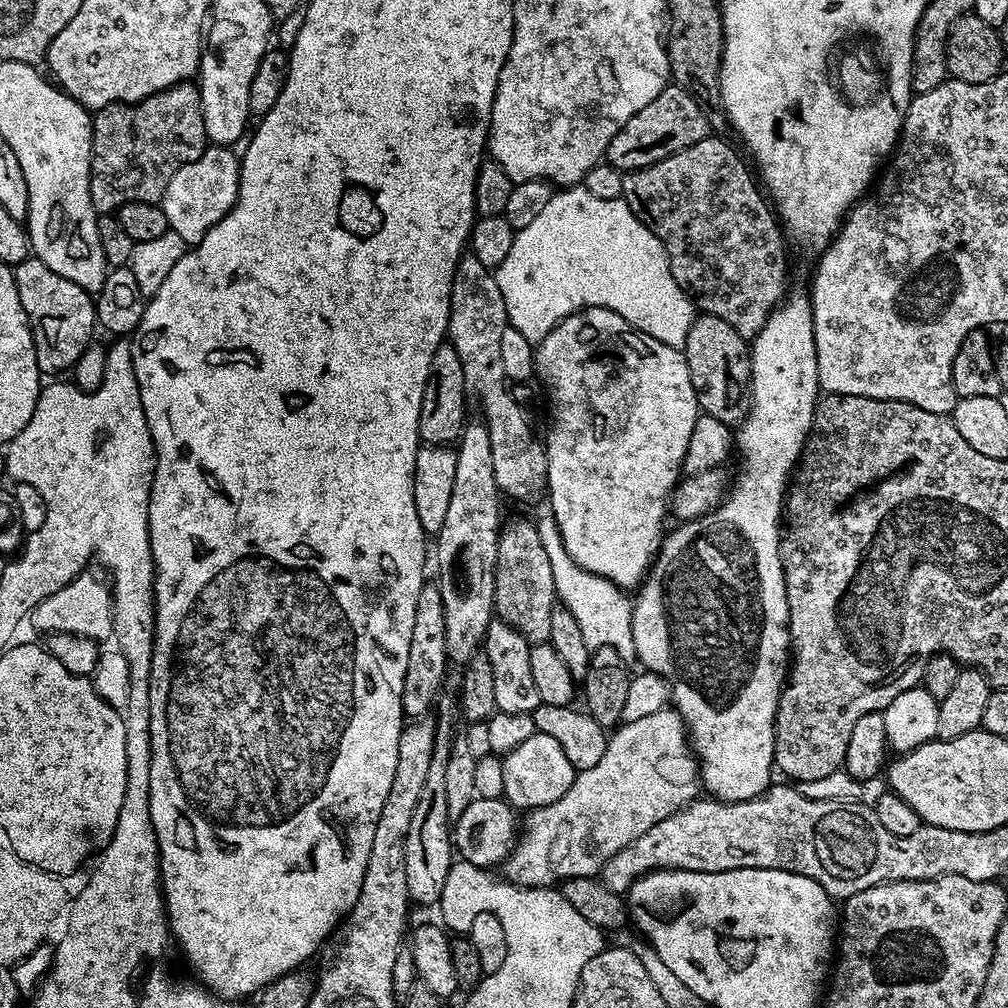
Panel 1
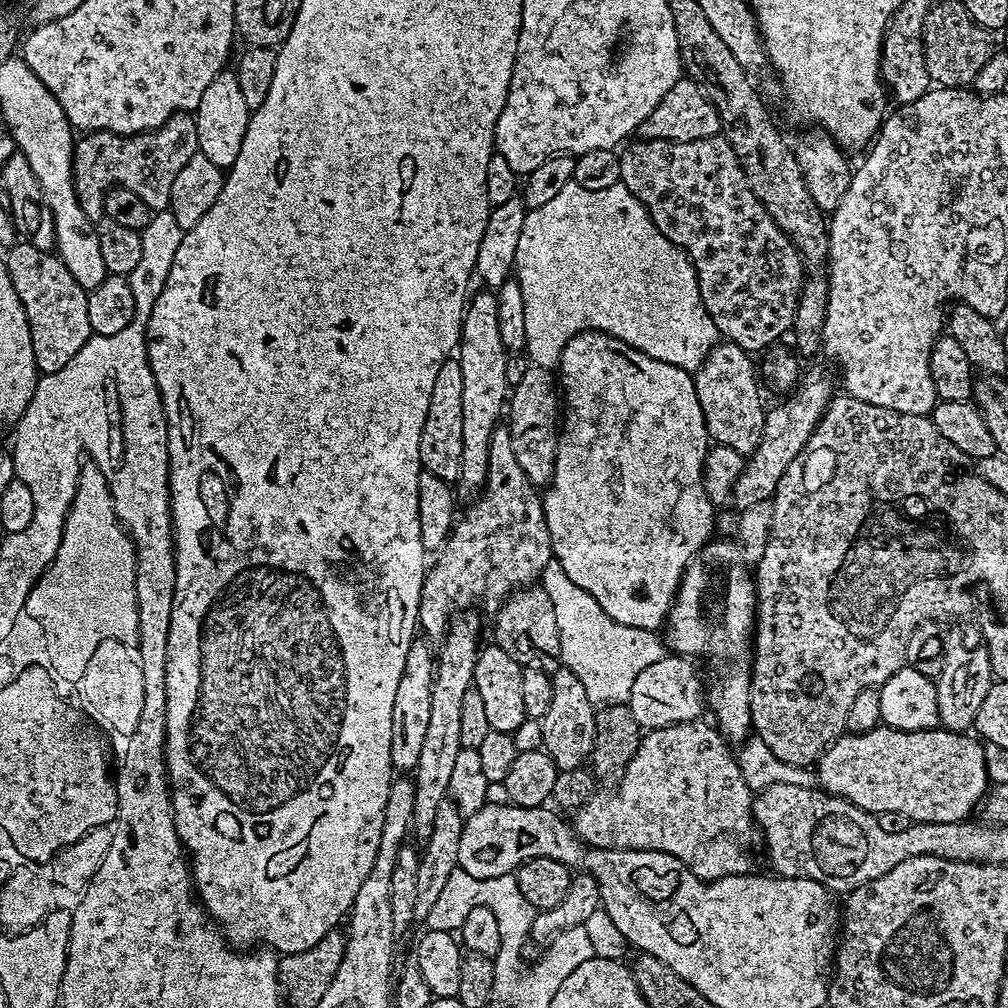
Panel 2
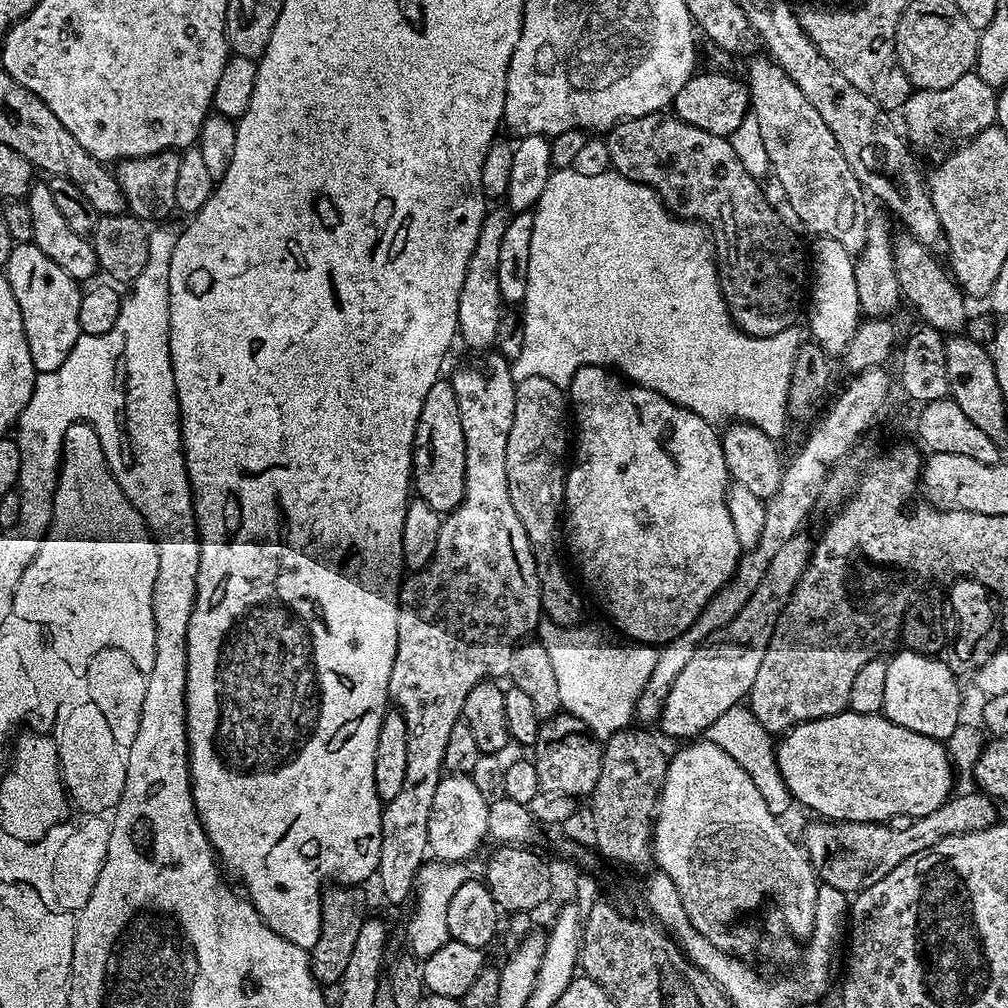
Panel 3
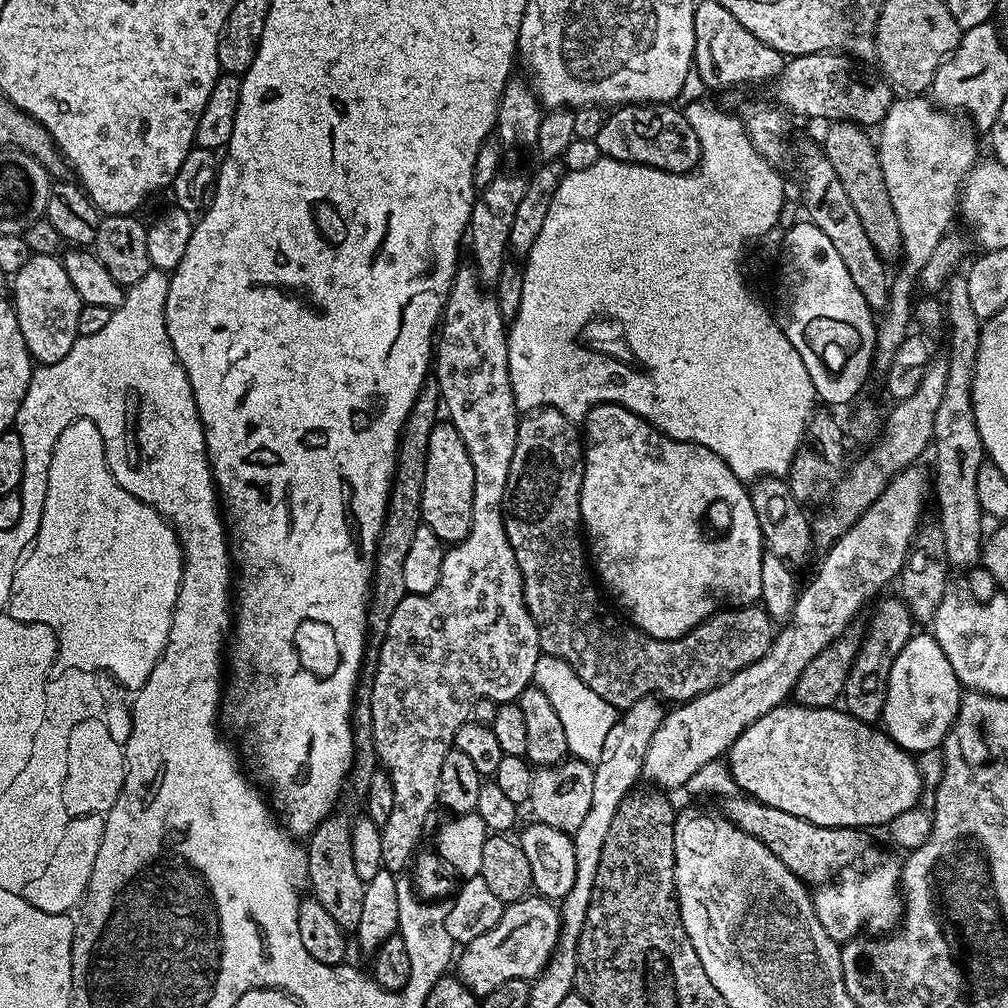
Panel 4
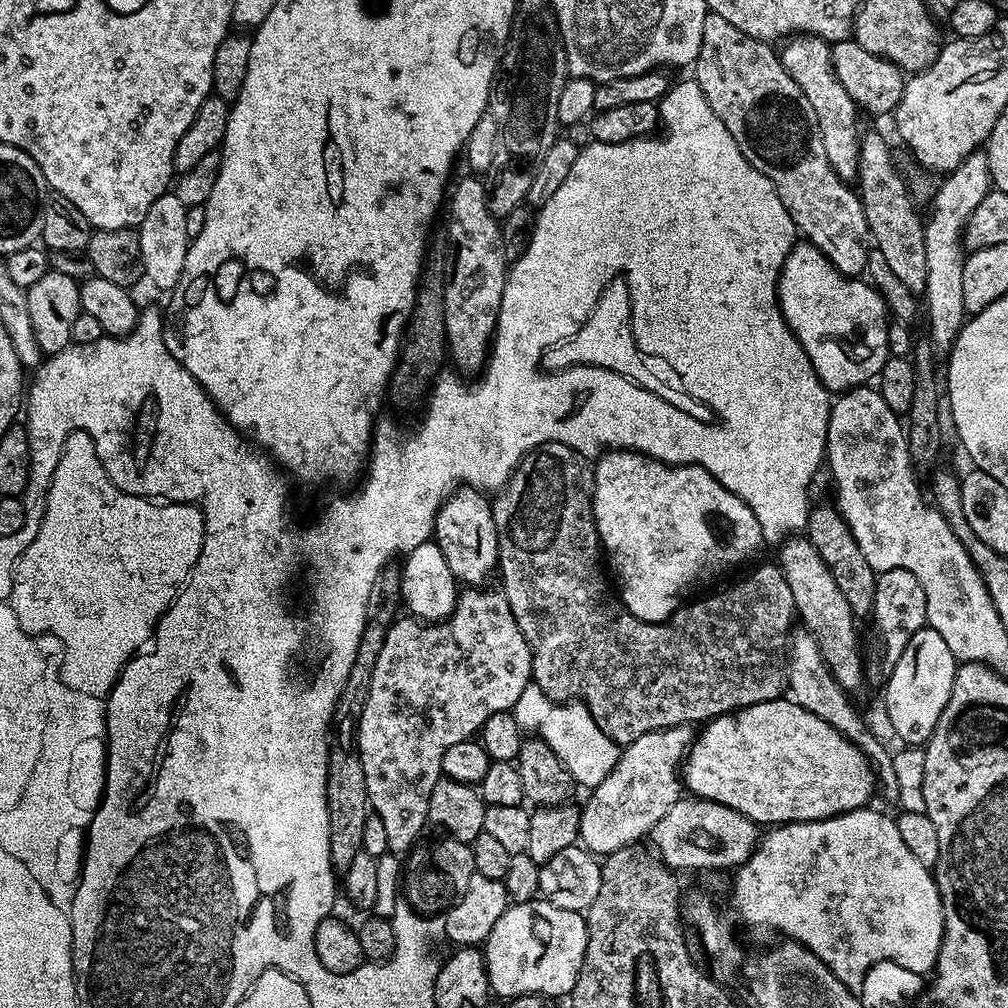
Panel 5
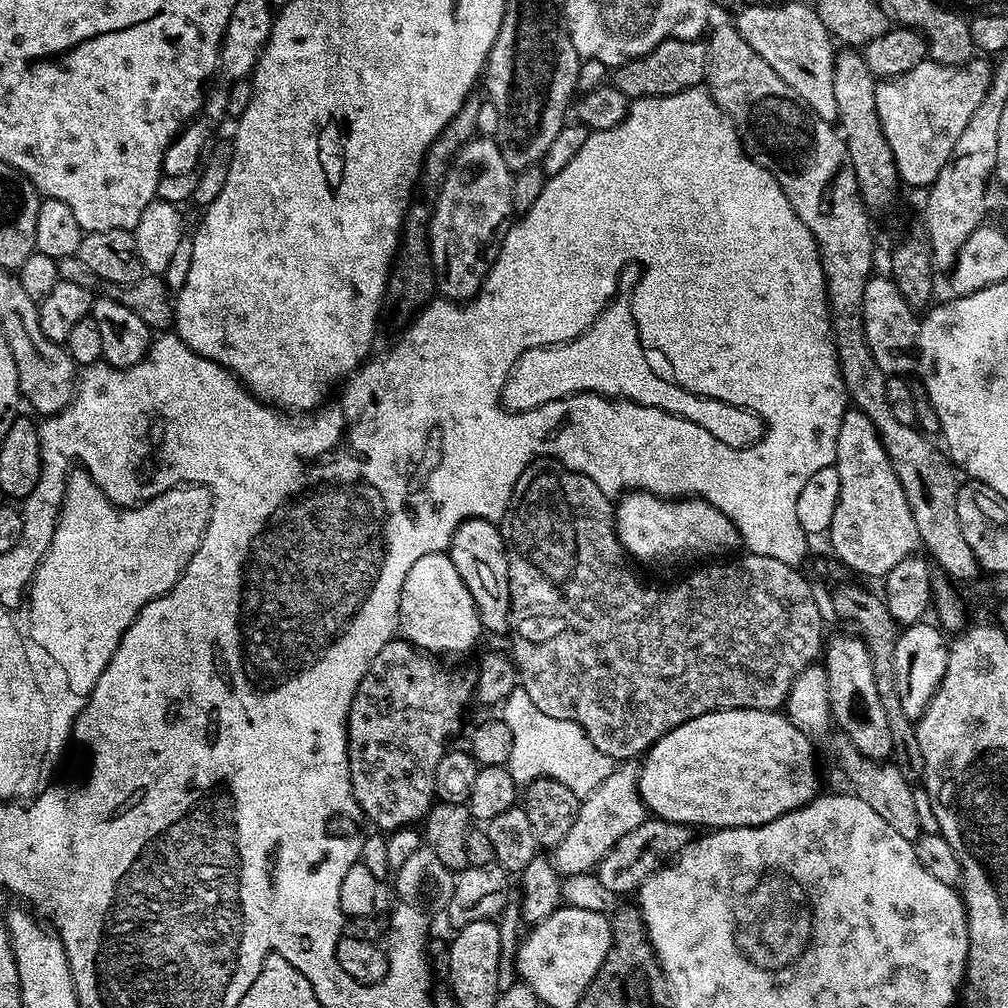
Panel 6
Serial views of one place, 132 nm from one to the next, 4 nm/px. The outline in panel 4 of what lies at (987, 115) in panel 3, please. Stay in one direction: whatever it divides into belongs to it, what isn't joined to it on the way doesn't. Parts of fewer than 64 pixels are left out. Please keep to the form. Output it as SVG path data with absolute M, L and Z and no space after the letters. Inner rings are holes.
M912 94L897 97L892 102L886 118L878 126L878 132L880 132L880 140L878 136L877 143L879 164L882 166L891 206L897 215L899 232L903 236L902 265L920 272L934 254L938 242L953 227L952 220L955 221L958 212L957 206L964 177L972 171L978 160L975 131L965 117L943 112L927 97Z

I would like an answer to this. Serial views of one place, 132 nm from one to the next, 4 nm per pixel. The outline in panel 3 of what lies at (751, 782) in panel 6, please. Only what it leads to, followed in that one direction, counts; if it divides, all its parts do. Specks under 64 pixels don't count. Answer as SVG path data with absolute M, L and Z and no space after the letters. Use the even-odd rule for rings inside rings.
M845 710L837 716L799 724L783 733L779 740L775 745L777 766L791 799L805 804L828 822L887 822L895 815L925 816L941 808L954 792L954 765L945 745L934 738L914 734L914 730L890 722L883 714L867 716Z

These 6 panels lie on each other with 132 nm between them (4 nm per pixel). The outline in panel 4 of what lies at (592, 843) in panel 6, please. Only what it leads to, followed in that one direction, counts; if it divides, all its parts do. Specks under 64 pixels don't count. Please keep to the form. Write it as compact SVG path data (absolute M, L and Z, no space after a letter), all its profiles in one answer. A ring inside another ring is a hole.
M920 466L904 468L893 476L892 481L882 490L882 494L861 514L841 536L835 540L832 547L823 553L824 561L816 572L816 577L808 585L799 589L796 606L788 617L784 628L775 633L770 650L758 658L750 666L738 670L729 680L723 680L701 696L686 700L675 705L676 708L665 715L658 730L650 740L649 749L644 760L643 779L648 779L649 785L660 790L668 788L679 789L687 779L702 766L717 761L731 748L751 724L758 722L762 714L770 714L779 704L785 703L795 689L796 682L802 670L814 660L822 650L829 647L834 640L845 635L848 623L857 614L860 607L871 598L875 592L895 581L900 575L908 547L924 516L924 503L930 500L930 476L920 469Z

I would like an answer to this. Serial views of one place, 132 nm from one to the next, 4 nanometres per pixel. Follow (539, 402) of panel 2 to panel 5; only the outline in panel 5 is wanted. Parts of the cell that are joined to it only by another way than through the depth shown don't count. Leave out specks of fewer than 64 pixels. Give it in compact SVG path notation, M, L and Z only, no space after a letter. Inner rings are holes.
M558 442L540 444L522 457L519 466L512 472L512 477L503 488L499 489L498 495L492 500L492 517L494 526L498 530L500 543L498 577L500 576L501 582L504 583L502 591L506 602L510 602L510 614L514 614L514 622L518 622L518 630L522 630L526 642L532 647L532 679L536 687L554 701L579 702L586 705L594 722L598 722L602 734L606 734L614 743L621 746L632 744L638 738L642 738L642 734L650 734L654 730L673 728L679 724L696 726L701 722L714 720L718 716L727 716L729 712L734 712L738 708L781 699L788 687L788 634L794 627L797 612L790 586L787 585L780 567L772 562L764 564L761 568L754 569L745 580L738 581L733 588L710 597L708 616L677 615L674 620L676 632L671 632L667 623L647 624L629 616L622 611L613 589L610 584L608 589L608 584L600 573L602 545L592 513L592 473L593 469L589 461L579 456L570 446Z

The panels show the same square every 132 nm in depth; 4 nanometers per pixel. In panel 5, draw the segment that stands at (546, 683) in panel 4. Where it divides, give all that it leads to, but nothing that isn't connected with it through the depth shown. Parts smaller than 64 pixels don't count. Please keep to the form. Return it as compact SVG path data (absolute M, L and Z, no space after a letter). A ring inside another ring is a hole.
M531 683L526 686L526 690L522 690L522 698L518 698L510 711L520 729L544 740L561 760L565 770L573 776L575 783L580 786L585 784L585 789L598 787L620 761L621 745L602 734L598 722L594 722L590 710L584 704L554 701L541 692L535 683Z

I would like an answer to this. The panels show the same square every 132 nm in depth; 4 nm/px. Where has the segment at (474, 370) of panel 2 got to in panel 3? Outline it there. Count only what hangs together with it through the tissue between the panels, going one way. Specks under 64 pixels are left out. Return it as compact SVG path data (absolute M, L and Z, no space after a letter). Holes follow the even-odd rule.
M496 206L493 210L485 211L484 221L478 234L478 242L466 266L466 282L462 282L458 294L458 329L459 339L464 339L468 348L491 349L496 343L498 322L506 305L498 290L498 246L502 242L502 234L506 234L506 226L510 219L507 207Z

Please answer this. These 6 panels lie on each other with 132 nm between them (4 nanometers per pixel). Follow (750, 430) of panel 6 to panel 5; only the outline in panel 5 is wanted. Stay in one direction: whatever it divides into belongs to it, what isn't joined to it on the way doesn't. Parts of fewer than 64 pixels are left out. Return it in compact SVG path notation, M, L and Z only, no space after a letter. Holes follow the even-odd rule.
M623 275L616 276L602 290L598 302L590 310L580 329L573 336L561 340L559 344L544 349L542 364L549 372L560 372L564 368L570 368L573 364L585 364L591 368L605 368L614 374L622 374L627 380L632 380L640 388L650 390L659 400L665 400L670 406L678 406L682 414L690 418L711 421L714 413L707 404L696 400L683 388L675 383L667 384L660 380L660 376L644 364L645 357L636 347L636 339L632 333L632 307L630 306L630 290L628 281Z

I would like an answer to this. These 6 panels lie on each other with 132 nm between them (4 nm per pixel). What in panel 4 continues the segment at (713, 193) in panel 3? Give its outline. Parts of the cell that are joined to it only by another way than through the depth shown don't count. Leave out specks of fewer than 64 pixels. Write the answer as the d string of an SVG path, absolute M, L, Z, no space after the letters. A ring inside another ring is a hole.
M671 103L667 104L621 104L615 110L609 111L602 122L602 130L598 130L594 141L601 157L630 162L631 164L645 164L658 170L667 172L690 172L700 163L700 143L698 134L694 134L694 126L690 126L687 115L680 112Z

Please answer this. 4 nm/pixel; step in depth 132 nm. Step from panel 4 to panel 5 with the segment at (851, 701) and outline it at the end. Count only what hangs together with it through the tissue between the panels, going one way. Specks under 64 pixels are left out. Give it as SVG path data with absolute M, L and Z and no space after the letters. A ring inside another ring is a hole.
M885 567L876 577L874 590L874 606L870 623L876 631L876 640L880 645L873 652L863 653L864 680L872 683L876 690L887 684L898 658L902 658L902 650L906 650L906 642L914 638L919 628L928 622L926 610L926 593L922 590L922 582L910 574L910 570Z

